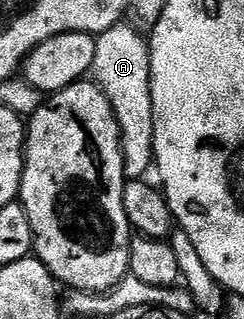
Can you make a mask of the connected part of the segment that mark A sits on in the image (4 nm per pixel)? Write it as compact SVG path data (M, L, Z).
M119 24L97 35L93 81L108 96L114 119L122 129L122 155L127 179L142 180L154 166L154 117L152 116L152 80L150 44L147 35L129 24Z

